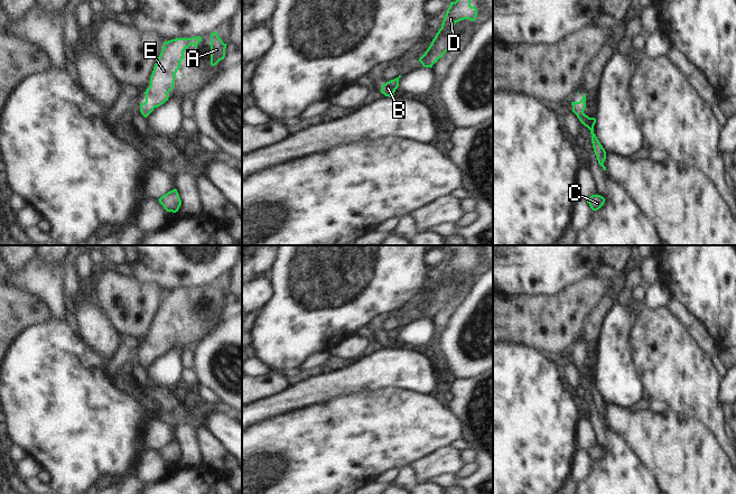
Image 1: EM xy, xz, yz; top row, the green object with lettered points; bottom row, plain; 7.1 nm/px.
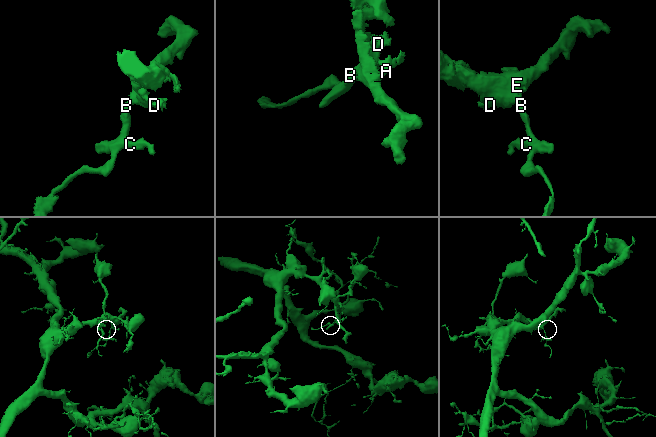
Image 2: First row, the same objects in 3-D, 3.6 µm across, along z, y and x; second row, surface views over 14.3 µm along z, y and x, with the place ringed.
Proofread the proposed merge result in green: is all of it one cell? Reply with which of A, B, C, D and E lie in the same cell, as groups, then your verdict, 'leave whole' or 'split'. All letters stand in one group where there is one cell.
groups A B C D E; leave whole

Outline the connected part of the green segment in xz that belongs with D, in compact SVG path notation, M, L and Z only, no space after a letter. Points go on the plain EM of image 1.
M463 245L455 253L451 252L444 268L441 279L436 285L428 300L419 309L422 317L431 319L451 299L456 291L453 282L456 273L464 270L474 272L476 268L477 259L471 257L471 245Z

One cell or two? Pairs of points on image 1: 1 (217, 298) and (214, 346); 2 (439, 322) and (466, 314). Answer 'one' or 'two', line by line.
1: two
2: two

